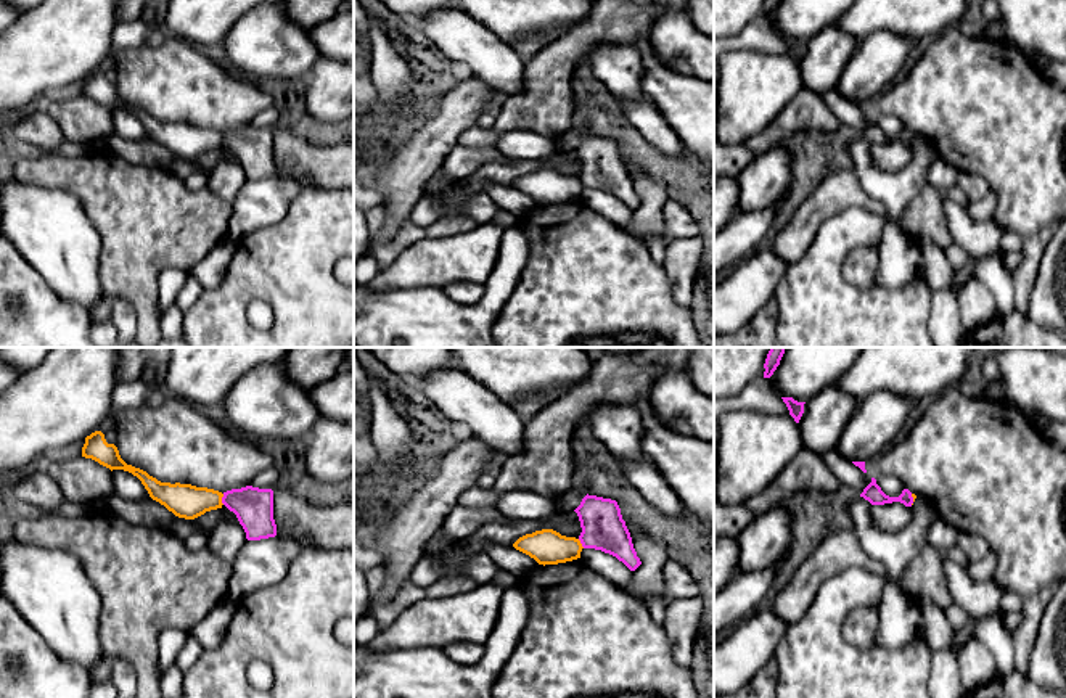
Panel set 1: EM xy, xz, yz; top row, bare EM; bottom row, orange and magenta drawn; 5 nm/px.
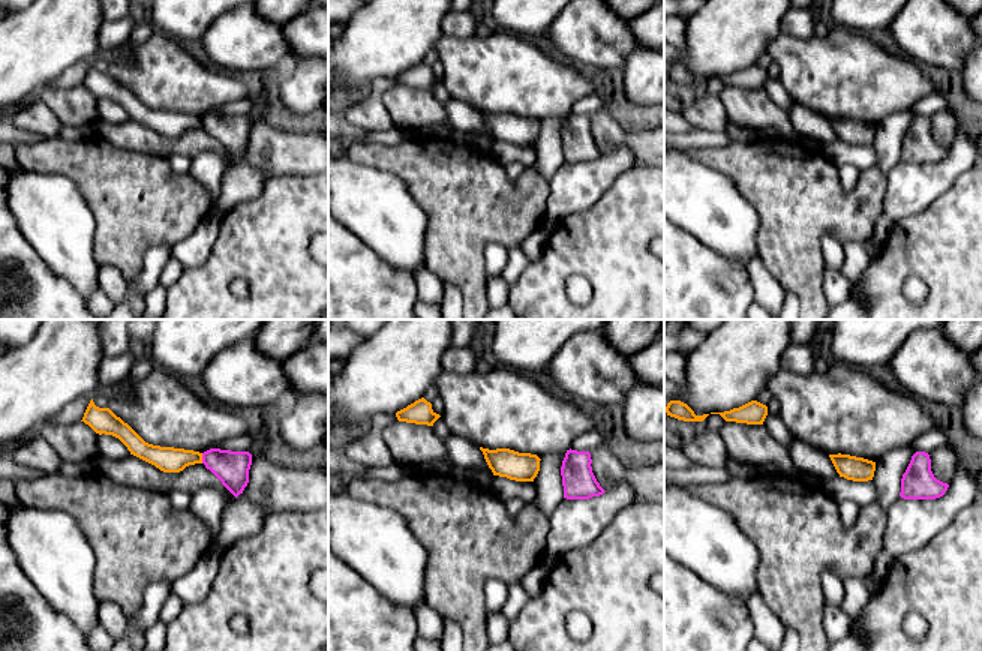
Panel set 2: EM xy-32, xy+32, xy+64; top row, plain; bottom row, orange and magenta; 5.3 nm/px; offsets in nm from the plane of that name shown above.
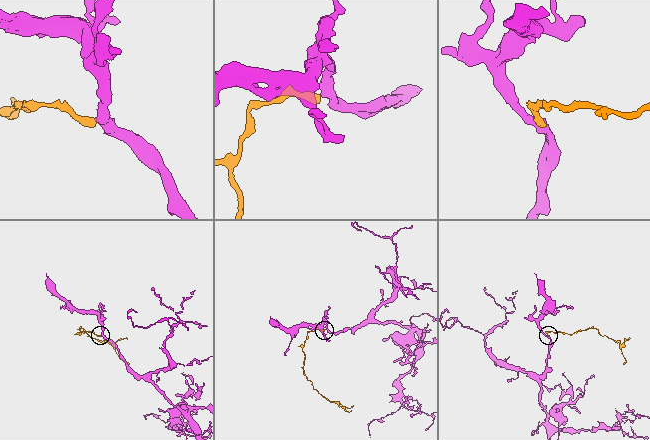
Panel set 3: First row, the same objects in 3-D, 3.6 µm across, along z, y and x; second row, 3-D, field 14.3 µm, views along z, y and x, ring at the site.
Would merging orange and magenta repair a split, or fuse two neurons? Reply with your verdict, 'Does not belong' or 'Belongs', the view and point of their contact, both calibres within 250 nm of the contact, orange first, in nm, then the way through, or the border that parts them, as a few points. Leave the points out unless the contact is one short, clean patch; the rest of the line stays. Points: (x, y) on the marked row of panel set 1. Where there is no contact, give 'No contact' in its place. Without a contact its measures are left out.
Does not belong. Touches orange at xy (221, 499). Thickness 170 nm (orange) against 190 nm. Boundary: xy (224, 494), (222, 504)

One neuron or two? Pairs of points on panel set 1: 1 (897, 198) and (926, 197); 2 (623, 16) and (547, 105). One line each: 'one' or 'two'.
1: two
2: one

